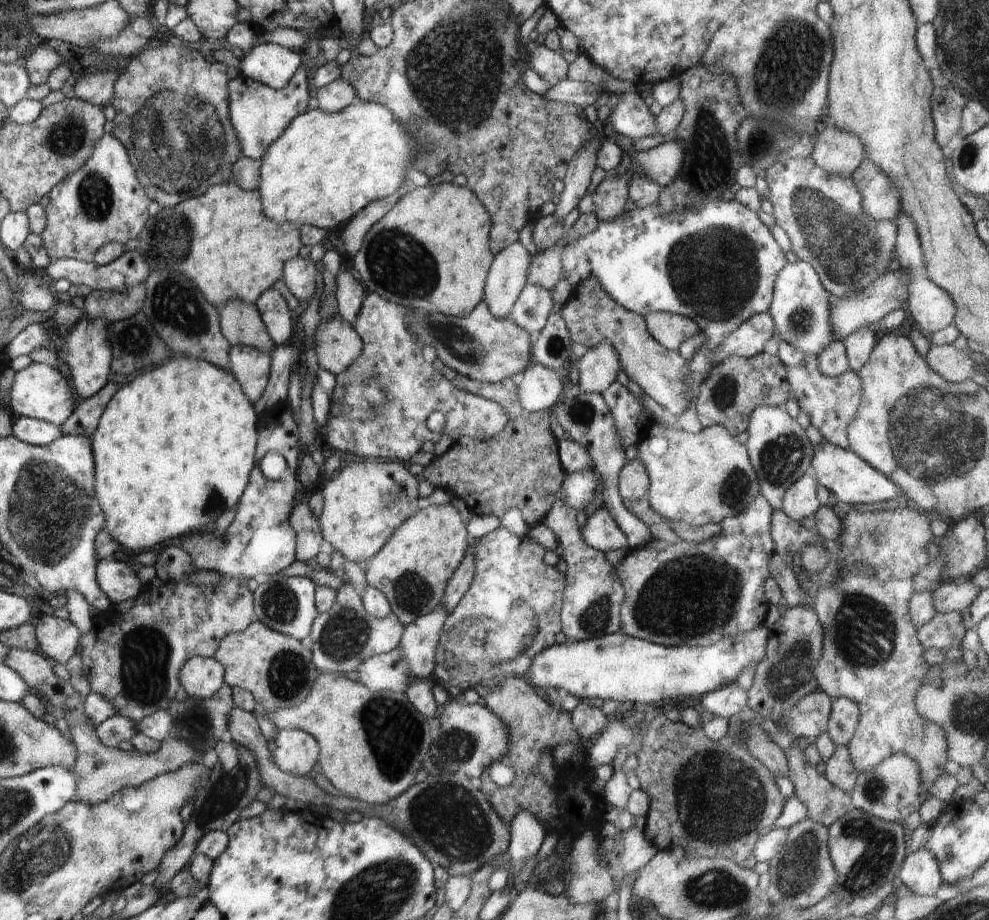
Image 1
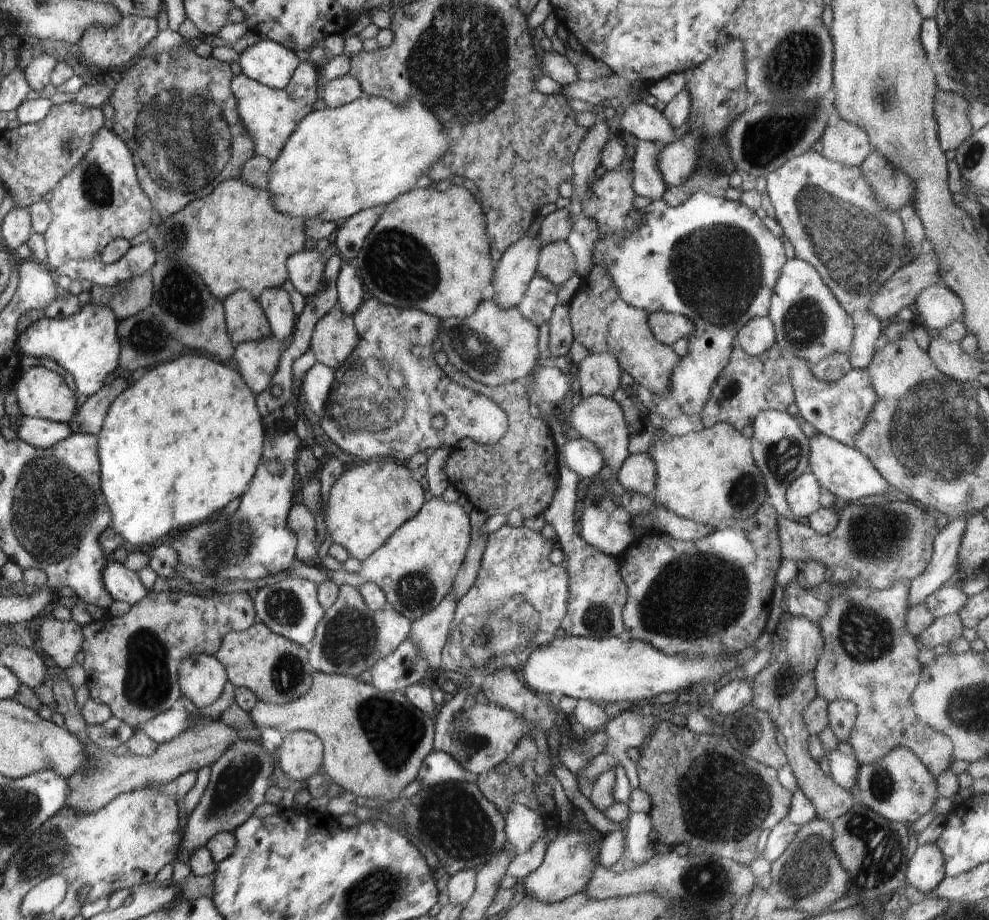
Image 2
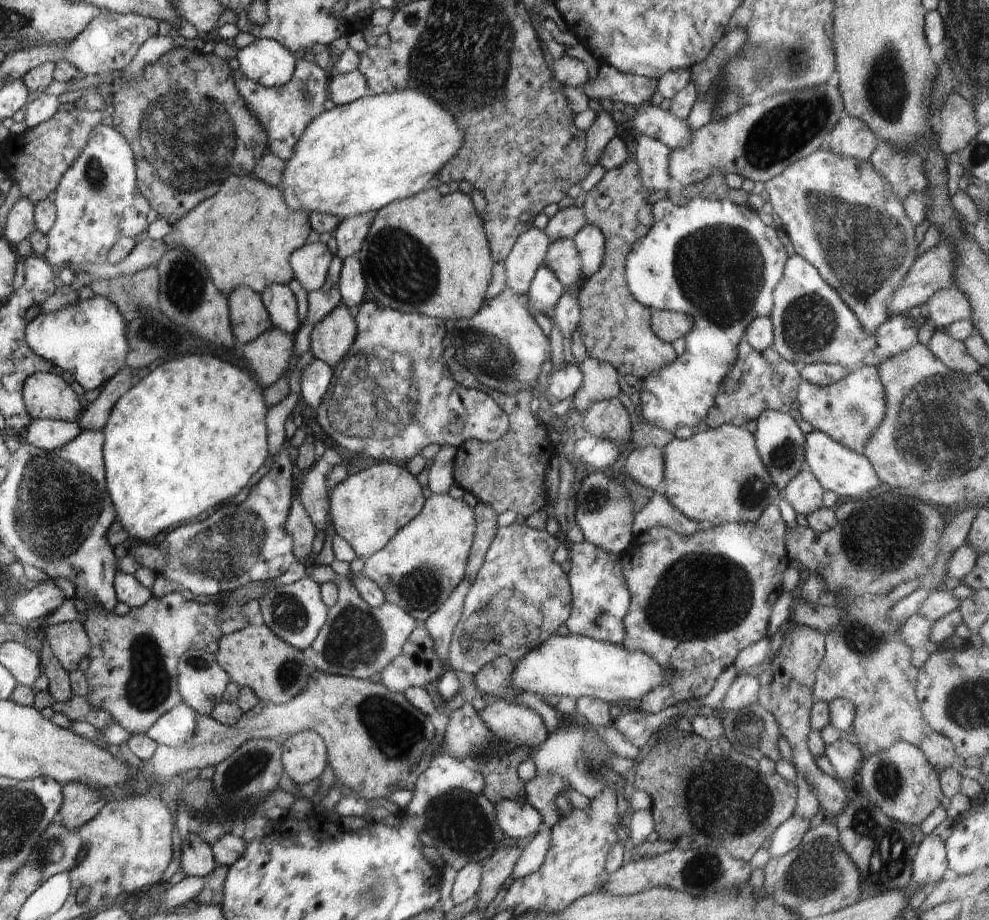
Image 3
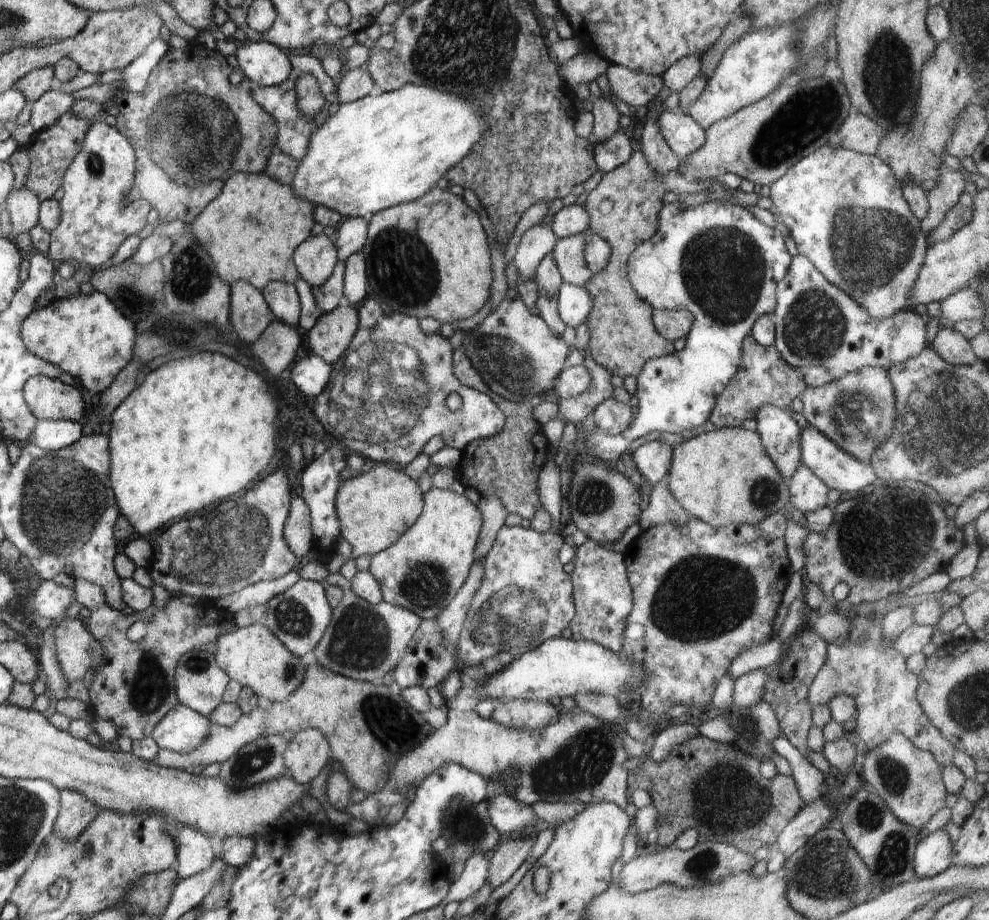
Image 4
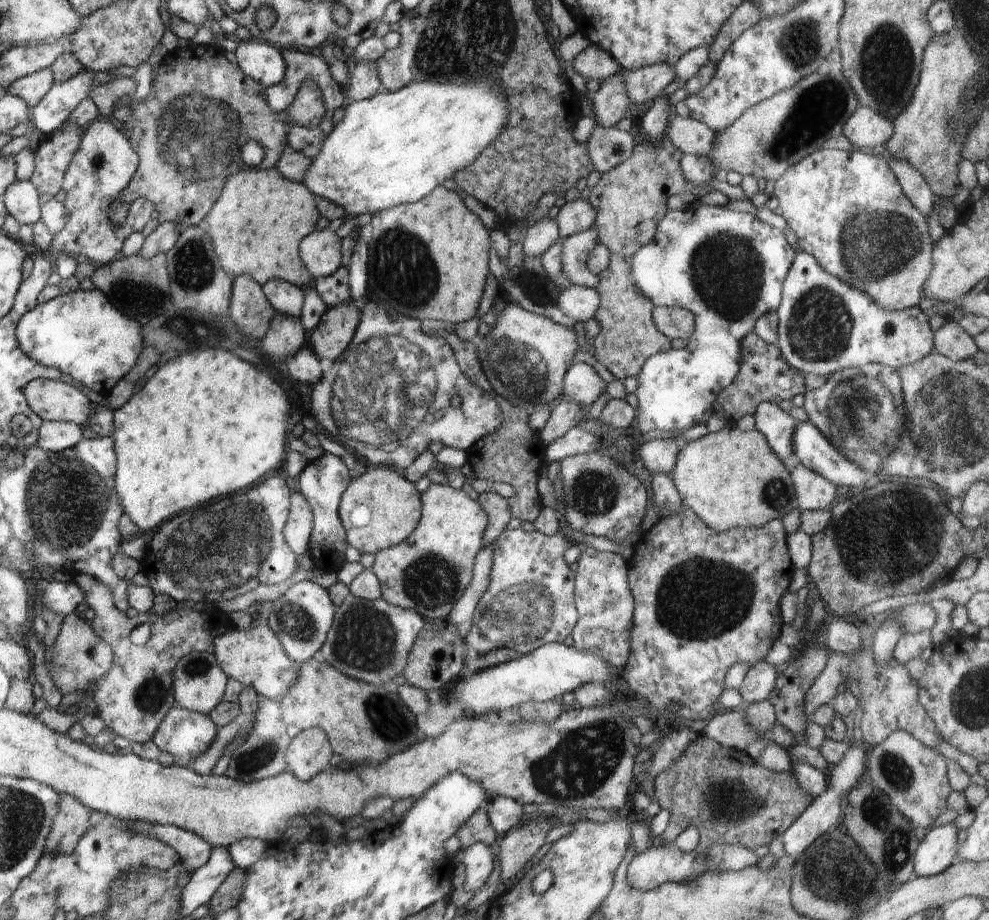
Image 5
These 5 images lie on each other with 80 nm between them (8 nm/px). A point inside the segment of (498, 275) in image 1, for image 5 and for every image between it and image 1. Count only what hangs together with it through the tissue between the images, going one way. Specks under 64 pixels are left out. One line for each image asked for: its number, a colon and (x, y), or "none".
2: (512, 273)
3: (528, 254)
4: (538, 241)
5: (542, 234)

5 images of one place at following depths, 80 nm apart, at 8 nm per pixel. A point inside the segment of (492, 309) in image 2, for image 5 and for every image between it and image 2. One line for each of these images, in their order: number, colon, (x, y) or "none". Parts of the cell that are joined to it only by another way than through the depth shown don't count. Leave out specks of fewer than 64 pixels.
3: (502, 345)
4: (518, 356)
5: (525, 358)

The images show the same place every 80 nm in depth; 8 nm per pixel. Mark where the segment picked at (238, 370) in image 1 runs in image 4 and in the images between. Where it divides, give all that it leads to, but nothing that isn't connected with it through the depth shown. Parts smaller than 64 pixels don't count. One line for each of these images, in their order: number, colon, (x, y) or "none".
2: (258, 360)
3: (271, 355)
4: (277, 347)

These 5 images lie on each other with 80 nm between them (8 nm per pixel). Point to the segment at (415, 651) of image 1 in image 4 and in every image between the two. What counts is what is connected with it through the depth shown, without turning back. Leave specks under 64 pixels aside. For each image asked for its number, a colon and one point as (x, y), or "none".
2: (430, 633)
3: (441, 624)
4: (450, 620)

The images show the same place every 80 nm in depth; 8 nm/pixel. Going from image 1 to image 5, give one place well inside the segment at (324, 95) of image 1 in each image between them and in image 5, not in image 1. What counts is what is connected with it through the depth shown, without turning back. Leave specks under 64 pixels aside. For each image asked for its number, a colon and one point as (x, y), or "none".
2: (337, 92)
3: (345, 88)
4: (355, 84)
5: (363, 83)

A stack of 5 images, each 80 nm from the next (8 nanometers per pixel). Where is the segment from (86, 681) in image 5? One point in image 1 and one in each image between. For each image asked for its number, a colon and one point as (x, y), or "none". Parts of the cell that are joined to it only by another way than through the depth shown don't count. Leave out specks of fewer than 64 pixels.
1: (58, 638)
2: (61, 640)
3: (69, 643)
4: (79, 653)

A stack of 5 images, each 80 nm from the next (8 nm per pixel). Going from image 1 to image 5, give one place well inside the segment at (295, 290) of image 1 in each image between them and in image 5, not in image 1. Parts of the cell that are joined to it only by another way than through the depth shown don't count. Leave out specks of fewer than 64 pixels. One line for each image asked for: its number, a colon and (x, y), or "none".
2: (305, 269)
3: (310, 263)
4: (316, 258)
5: (320, 251)

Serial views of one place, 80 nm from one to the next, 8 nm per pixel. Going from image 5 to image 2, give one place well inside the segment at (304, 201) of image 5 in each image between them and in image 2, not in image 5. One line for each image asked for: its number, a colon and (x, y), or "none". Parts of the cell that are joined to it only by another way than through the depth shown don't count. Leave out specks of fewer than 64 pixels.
2: (236, 238)
3: (256, 254)
4: (264, 221)

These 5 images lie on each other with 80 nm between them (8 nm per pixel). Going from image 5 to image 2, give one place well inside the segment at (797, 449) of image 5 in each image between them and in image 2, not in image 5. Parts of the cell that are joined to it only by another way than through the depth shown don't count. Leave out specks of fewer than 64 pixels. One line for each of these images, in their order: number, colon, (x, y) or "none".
2: (845, 471)
3: (845, 472)
4: (835, 467)

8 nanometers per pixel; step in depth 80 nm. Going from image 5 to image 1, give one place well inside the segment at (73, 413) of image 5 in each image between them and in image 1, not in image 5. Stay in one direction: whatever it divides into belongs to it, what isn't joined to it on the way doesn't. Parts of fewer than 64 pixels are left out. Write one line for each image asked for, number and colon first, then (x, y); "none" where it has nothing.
1: (39, 391)
2: (41, 393)
3: (47, 396)
4: (48, 398)

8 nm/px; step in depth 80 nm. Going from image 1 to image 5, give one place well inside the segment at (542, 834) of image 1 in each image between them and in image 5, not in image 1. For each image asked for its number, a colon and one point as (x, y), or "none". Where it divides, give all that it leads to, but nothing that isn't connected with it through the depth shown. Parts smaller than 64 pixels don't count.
2: (523, 826)
3: (517, 820)
4: (509, 816)
5: (505, 814)

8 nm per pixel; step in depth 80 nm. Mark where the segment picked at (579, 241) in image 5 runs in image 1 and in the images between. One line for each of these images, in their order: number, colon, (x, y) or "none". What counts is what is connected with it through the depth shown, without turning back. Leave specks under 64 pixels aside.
1: (546, 269)
2: (556, 262)
3: (562, 257)
4: (569, 252)

